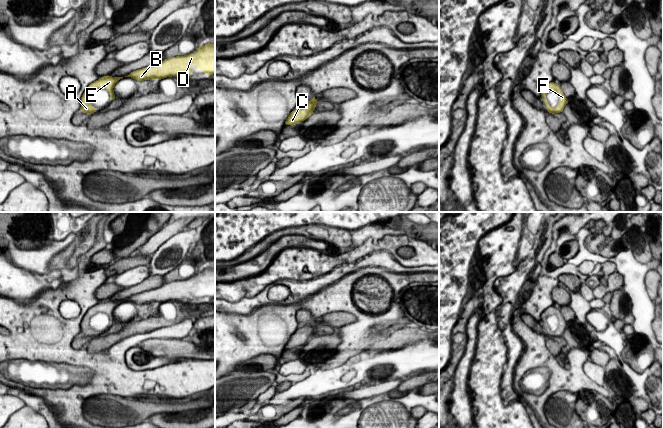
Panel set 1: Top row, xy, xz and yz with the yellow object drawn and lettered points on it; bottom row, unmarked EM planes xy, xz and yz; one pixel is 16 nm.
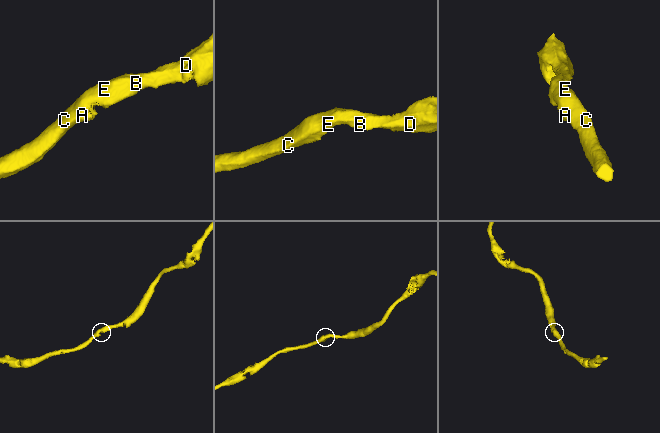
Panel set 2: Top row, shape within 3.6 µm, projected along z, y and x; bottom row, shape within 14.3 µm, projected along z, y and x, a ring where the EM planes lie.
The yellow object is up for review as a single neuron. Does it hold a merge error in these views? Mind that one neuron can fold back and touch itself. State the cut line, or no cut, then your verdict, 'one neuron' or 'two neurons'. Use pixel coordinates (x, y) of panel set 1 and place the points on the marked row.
no cut | one neuron

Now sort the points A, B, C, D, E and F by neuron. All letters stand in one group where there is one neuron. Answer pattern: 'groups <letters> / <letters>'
groups A B C D E F

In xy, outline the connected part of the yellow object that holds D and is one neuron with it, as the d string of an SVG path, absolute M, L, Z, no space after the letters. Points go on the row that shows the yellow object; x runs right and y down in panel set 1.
M205 44L191 54L165 59L159 64L133 71L125 77L131 77L137 81L148 79L158 81L170 76L179 77L182 74L191 76L194 74L191 69L193 64L208 77L213 75L215 73L215 44Z

